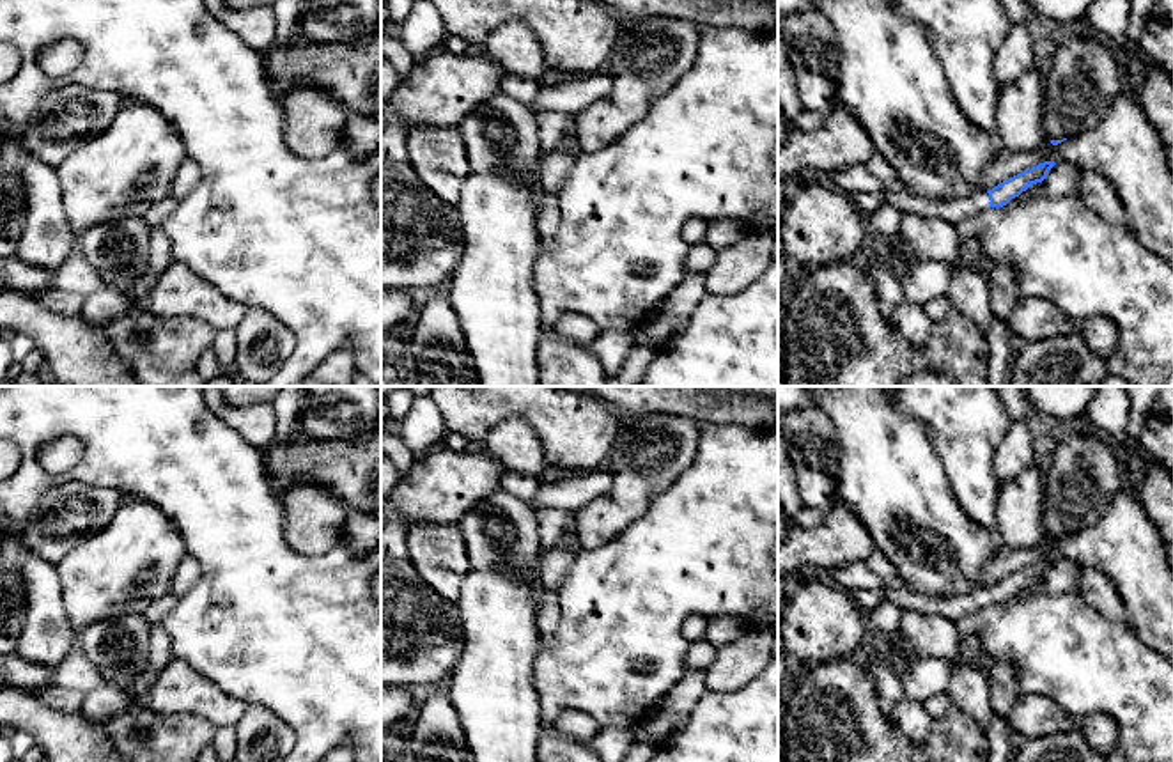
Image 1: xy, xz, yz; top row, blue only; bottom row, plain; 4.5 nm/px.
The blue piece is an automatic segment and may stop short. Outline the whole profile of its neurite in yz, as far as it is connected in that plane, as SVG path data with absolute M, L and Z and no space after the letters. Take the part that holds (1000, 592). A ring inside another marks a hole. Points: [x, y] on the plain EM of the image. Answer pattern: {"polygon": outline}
{"polygon": "M1044 558L1037 564L1026 565L1024 569L999 579L989 588L980 588L962 597L930 599L930 597L916 595L902 587L897 590L888 590L886 599L895 603L902 610L909 608L925 613L939 613L957 624L962 617L976 613L989 604L1006 603L1012 595L1019 594L1031 581L1042 579L1054 562L1056 562L1054 558Z"}

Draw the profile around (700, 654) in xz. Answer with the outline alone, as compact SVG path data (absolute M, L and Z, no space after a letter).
M707 640L689 641L686 672L703 672L716 657L718 649Z

